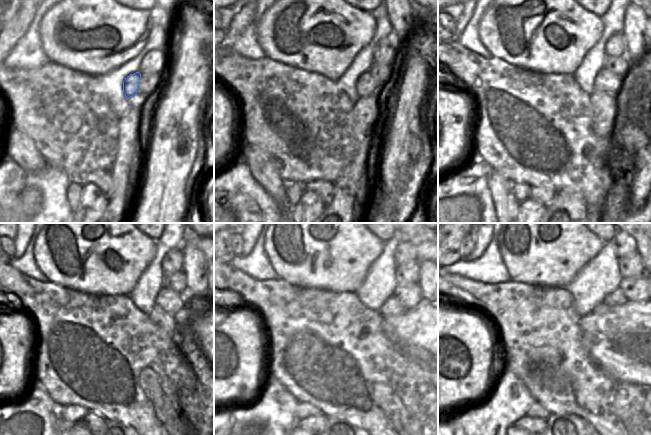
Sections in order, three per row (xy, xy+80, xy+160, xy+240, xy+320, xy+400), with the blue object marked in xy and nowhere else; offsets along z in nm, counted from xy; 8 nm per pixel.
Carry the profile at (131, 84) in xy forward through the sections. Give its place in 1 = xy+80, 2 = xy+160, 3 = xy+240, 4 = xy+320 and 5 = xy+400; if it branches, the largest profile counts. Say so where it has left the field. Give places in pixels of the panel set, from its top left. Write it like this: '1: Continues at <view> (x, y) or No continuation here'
1: Continues at xy+80 (365, 85)
2: Continues at xy+160 (605, 81)
3: Continues at xy+240 (172, 302)
4: Continues at xy+320 (409, 296)
5: Continues at xy+400 (636, 289)

